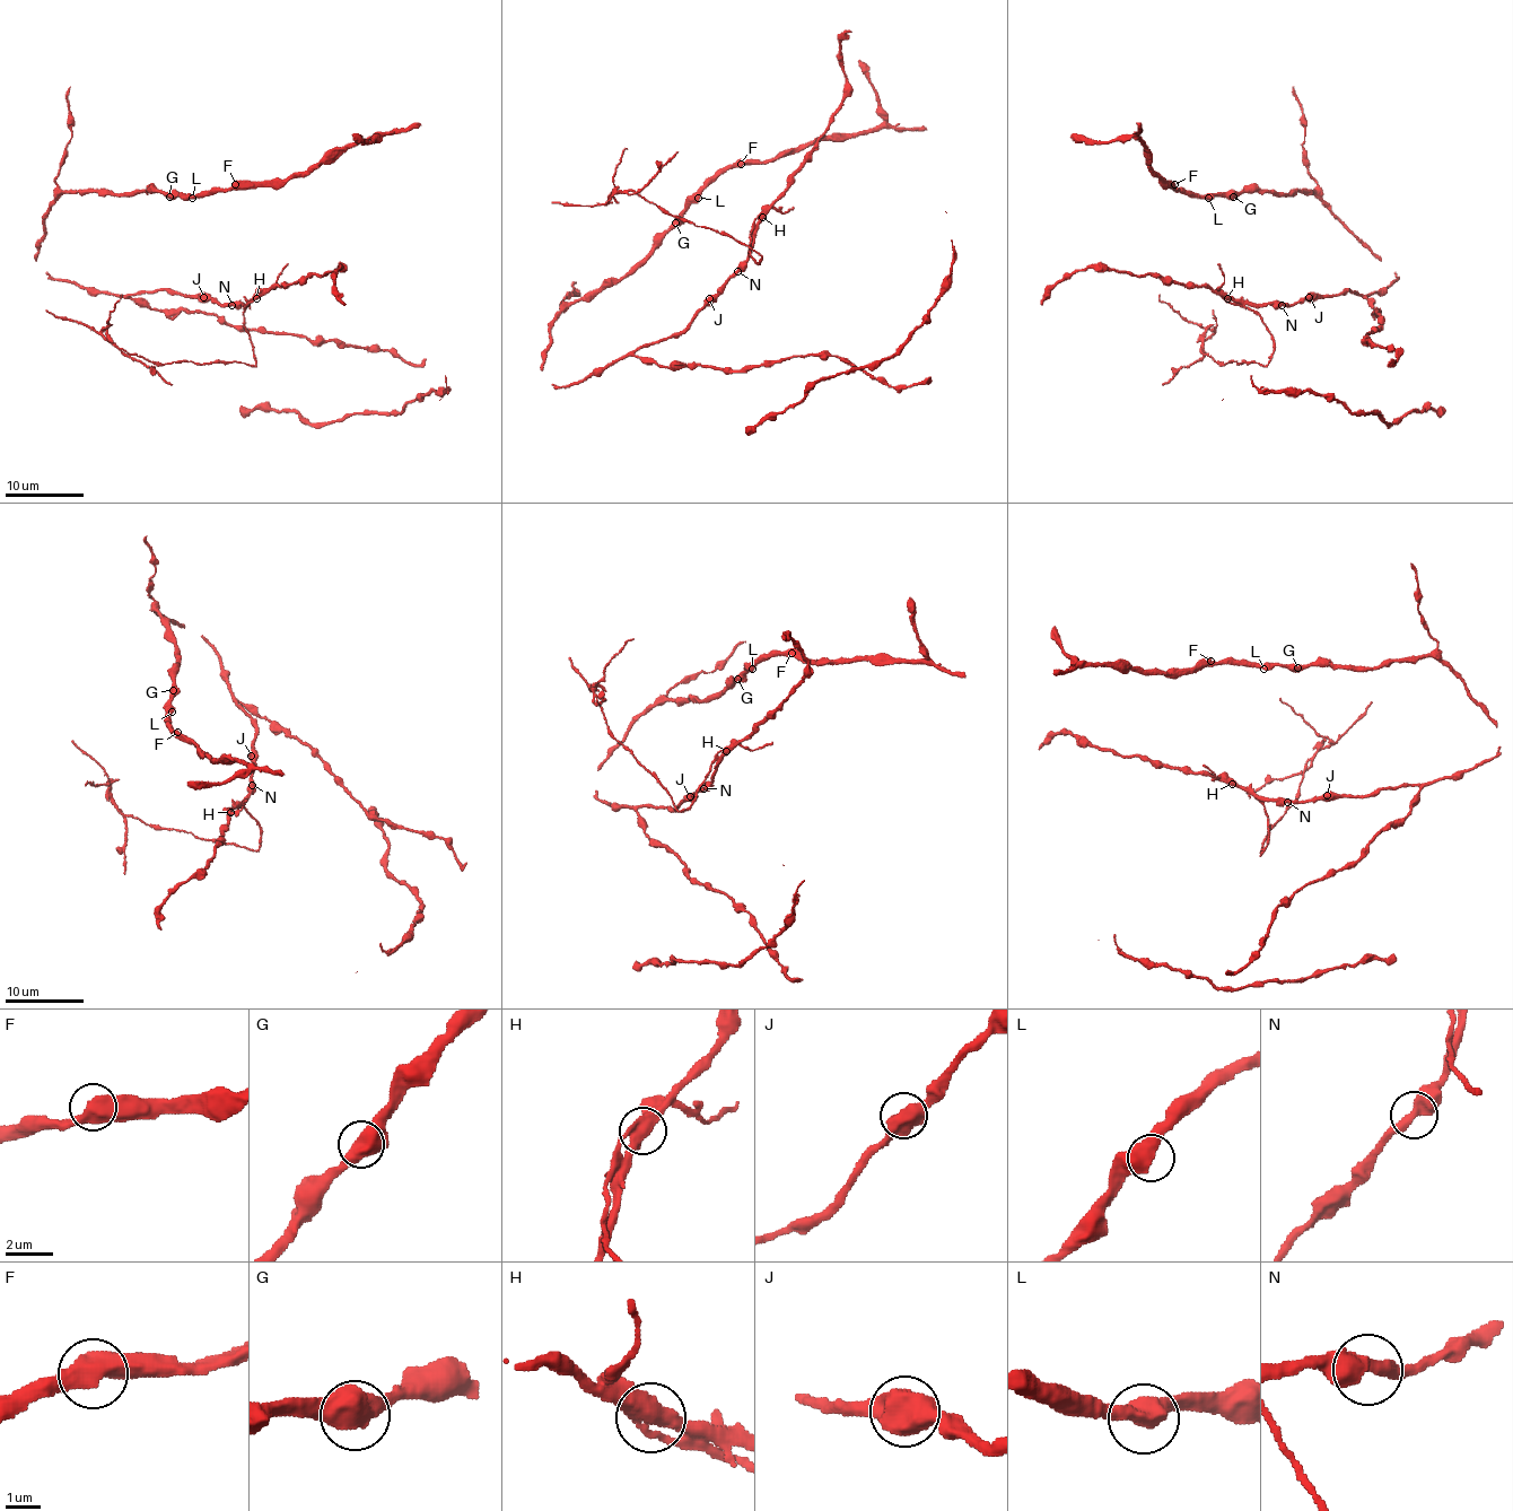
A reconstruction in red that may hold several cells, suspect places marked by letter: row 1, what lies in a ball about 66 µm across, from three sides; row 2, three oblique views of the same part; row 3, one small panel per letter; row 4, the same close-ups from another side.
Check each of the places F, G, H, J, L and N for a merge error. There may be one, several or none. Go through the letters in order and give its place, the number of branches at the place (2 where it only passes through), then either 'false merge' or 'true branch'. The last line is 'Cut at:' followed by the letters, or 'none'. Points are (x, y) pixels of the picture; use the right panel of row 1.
F: (1174, 184) | 2 | true branch
G: (1233, 197) | 2 | true branch
H: (1227, 298) | 2 | false merge
J: (1309, 297) | 2 | true branch
L: (1208, 198) | 2 | true branch
N: (1282, 305) | 2 | true branch
Cut at: H

